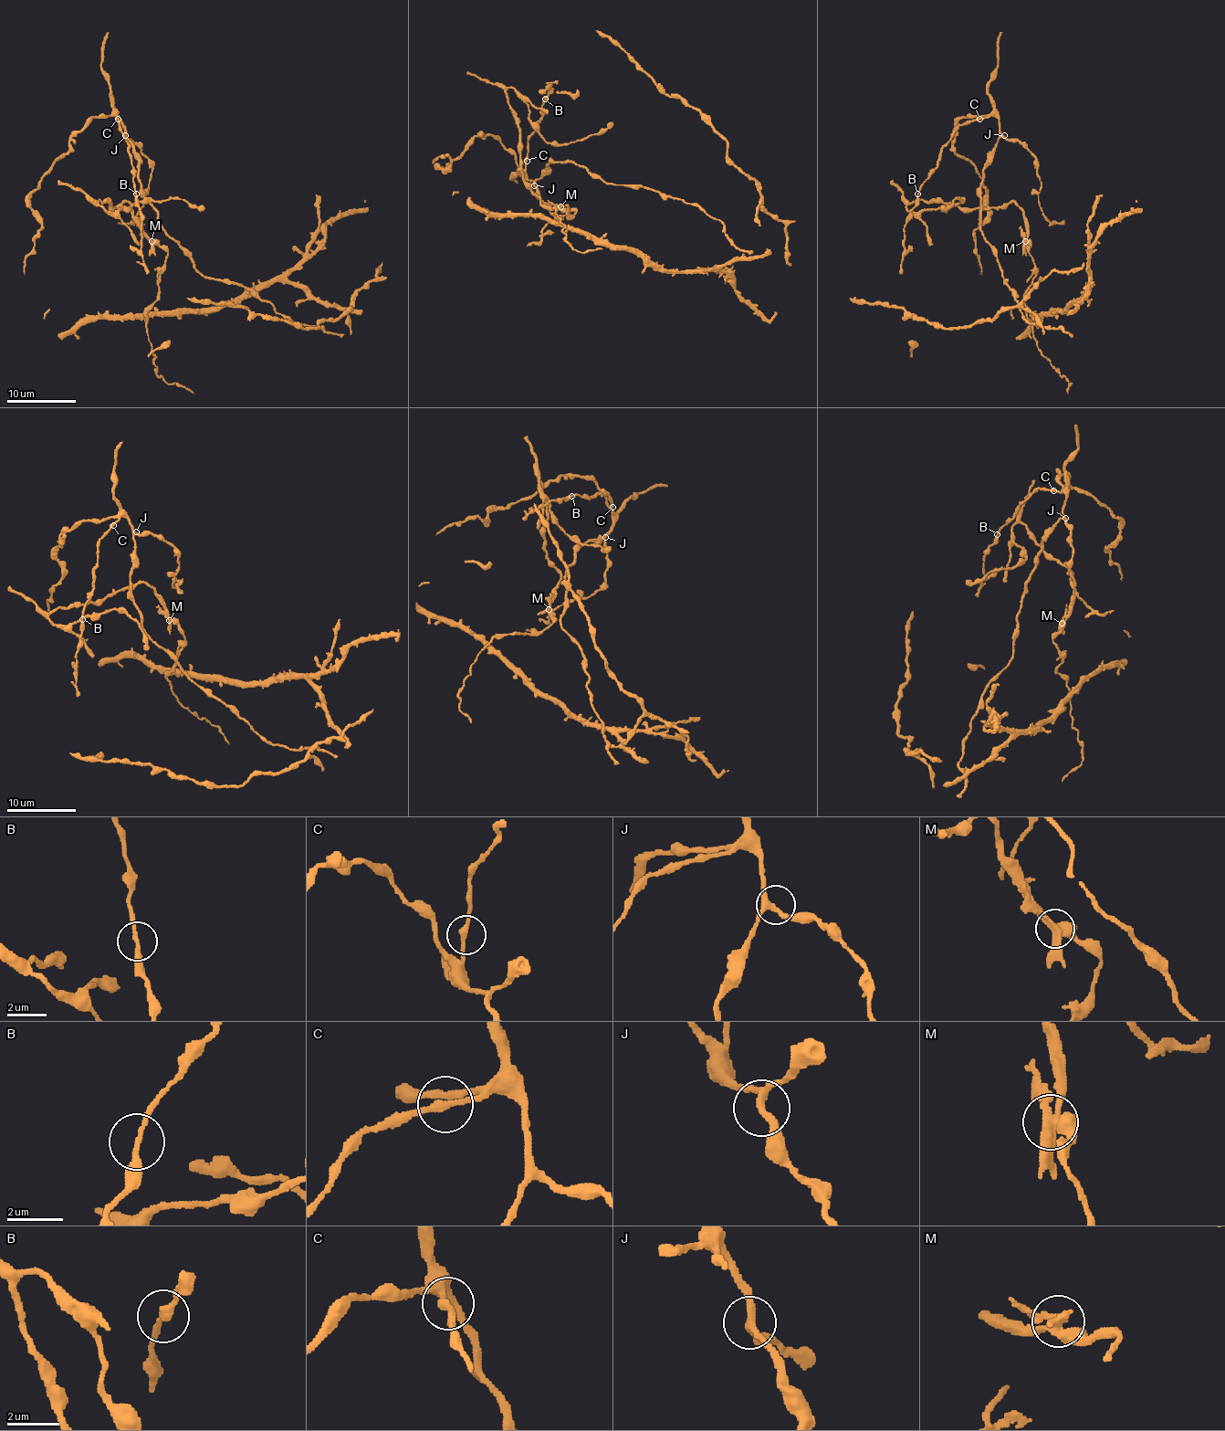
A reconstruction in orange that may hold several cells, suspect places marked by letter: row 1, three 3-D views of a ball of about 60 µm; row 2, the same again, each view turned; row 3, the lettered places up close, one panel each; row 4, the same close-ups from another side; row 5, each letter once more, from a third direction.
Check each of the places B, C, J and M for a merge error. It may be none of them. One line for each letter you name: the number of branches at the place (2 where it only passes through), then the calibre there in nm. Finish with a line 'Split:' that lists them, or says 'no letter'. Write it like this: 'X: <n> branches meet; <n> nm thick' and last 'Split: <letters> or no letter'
M: 3 branches meet; 380 nm thick
Split: M

